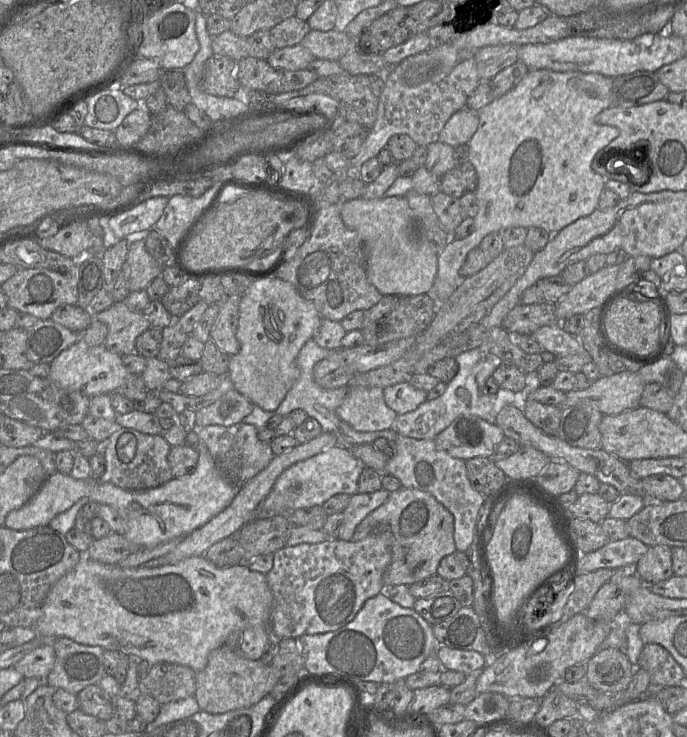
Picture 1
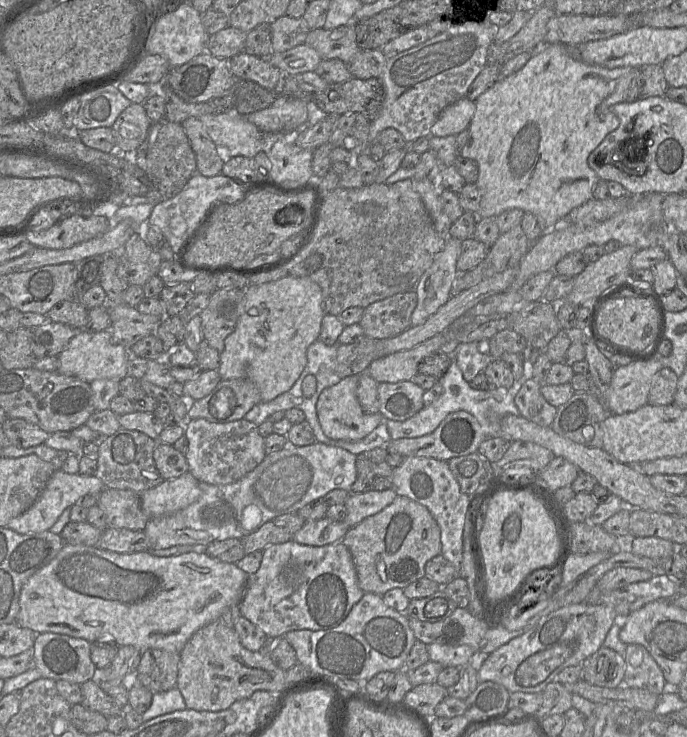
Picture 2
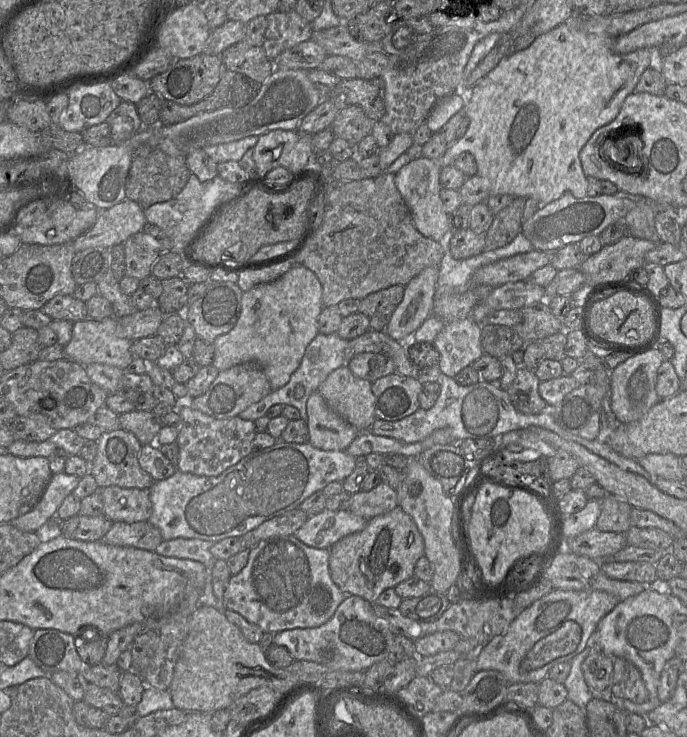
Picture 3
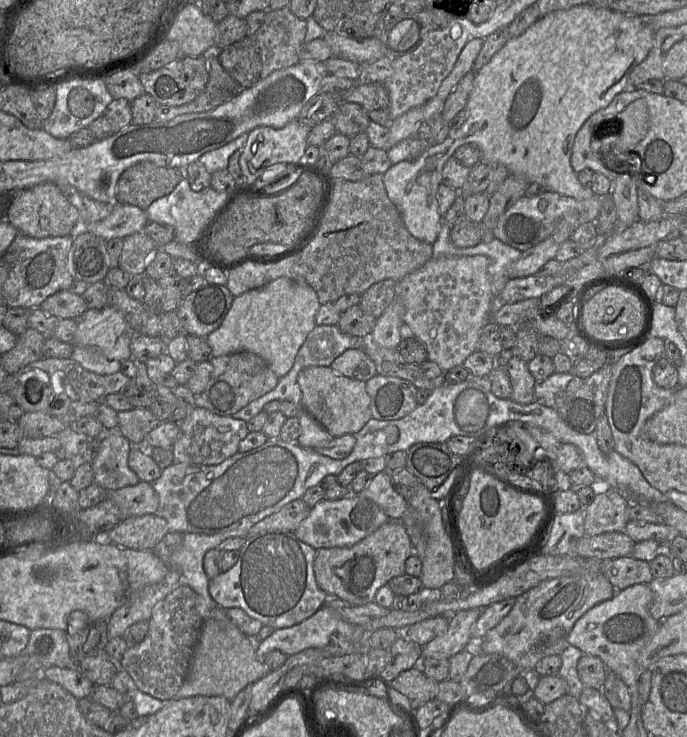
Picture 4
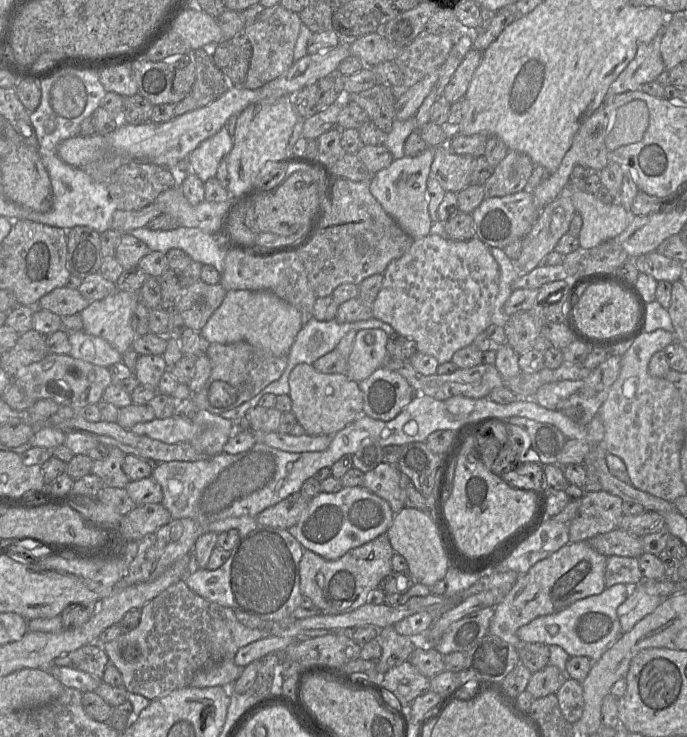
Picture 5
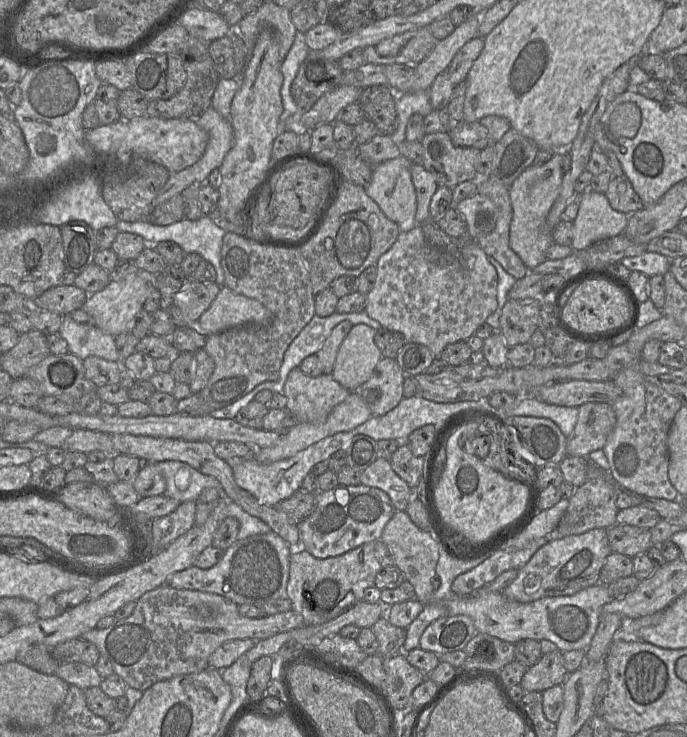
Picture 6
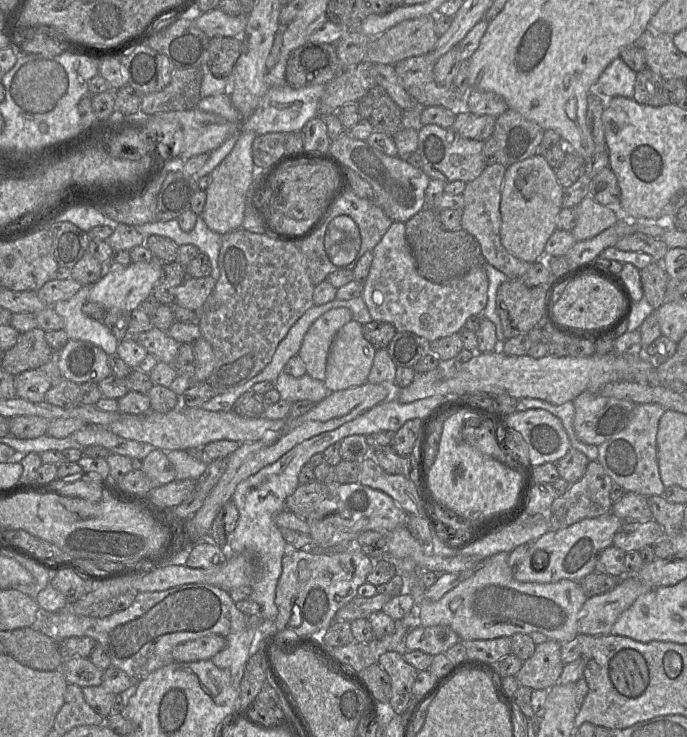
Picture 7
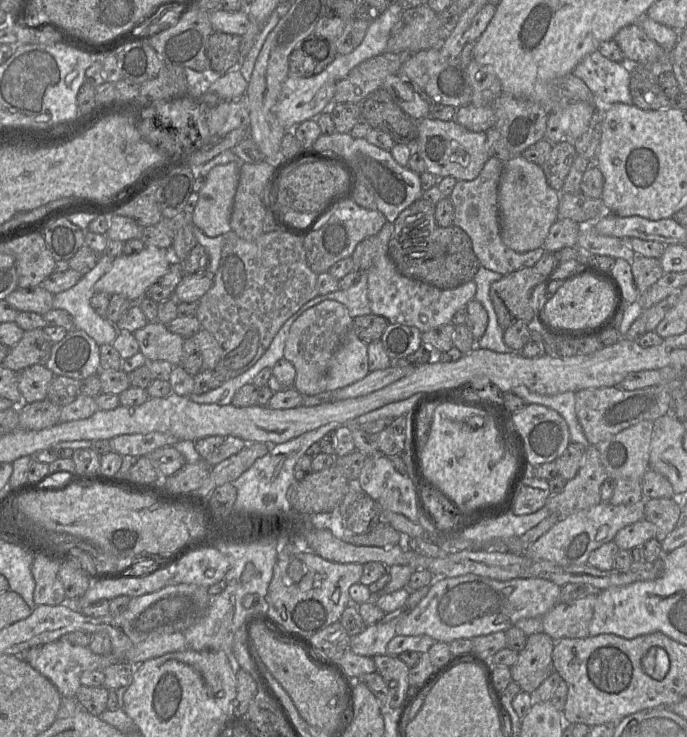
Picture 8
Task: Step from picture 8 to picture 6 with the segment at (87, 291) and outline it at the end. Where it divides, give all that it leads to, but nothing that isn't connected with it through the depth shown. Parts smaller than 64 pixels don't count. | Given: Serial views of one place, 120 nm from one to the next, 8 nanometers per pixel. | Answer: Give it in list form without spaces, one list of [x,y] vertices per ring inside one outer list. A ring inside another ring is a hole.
[[[70,314],[62,315],[59,333],[68,344],[68,351],[84,360],[97,356],[109,361],[120,361],[115,337],[94,324],[81,324]]]

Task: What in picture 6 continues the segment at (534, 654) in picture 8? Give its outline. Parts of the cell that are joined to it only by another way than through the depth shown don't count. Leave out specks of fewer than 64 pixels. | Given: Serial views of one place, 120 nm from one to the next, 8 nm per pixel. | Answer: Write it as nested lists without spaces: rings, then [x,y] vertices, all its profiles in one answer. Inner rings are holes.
[[[560,651],[543,654],[541,659],[526,670],[520,685],[526,692],[543,692],[562,685],[568,677]]]

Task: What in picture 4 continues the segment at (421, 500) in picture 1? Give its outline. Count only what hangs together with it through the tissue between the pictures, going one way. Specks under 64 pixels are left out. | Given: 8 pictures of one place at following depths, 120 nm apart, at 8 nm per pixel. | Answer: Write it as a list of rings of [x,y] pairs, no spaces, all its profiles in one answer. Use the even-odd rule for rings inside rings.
[[[388,520],[352,546],[317,549],[313,563],[315,579],[328,596],[364,605],[374,601],[380,587],[405,574],[406,559],[412,554],[414,547],[405,526],[401,521]]]

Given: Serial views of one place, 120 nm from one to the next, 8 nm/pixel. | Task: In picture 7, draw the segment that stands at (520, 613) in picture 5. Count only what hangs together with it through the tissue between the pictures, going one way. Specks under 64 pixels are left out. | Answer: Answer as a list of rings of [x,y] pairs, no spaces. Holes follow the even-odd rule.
[[[610,512],[596,518],[581,520],[563,529],[548,531],[530,545],[522,562],[513,570],[513,577],[519,582],[580,582],[595,571],[599,555],[613,544],[614,535],[624,523],[625,521]]]

